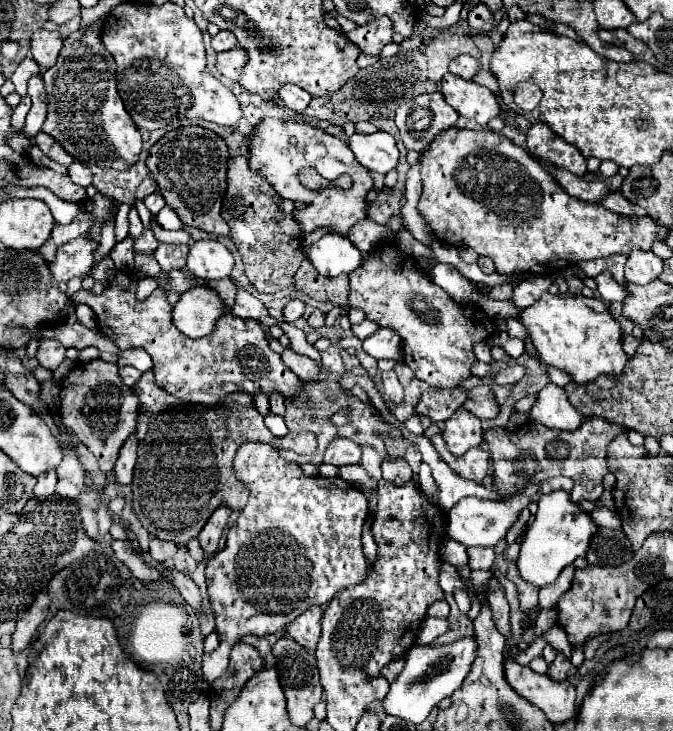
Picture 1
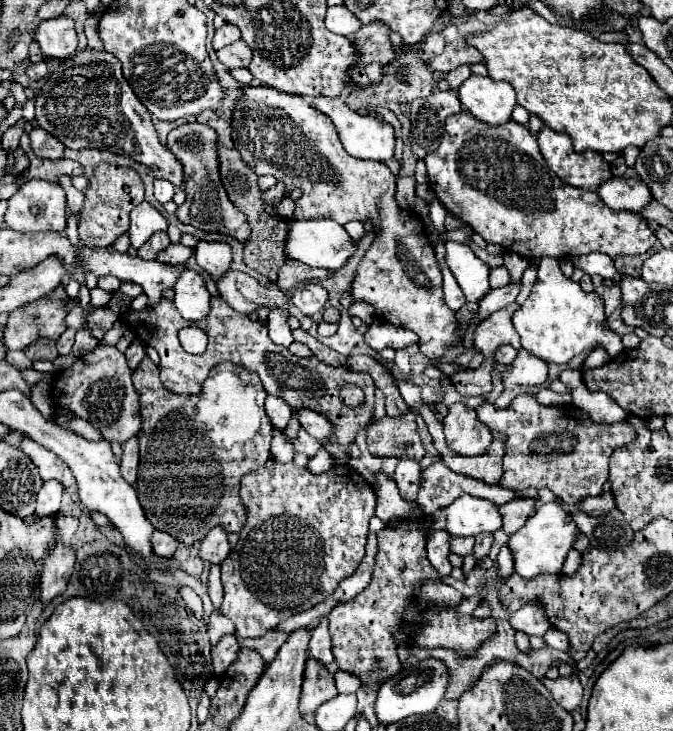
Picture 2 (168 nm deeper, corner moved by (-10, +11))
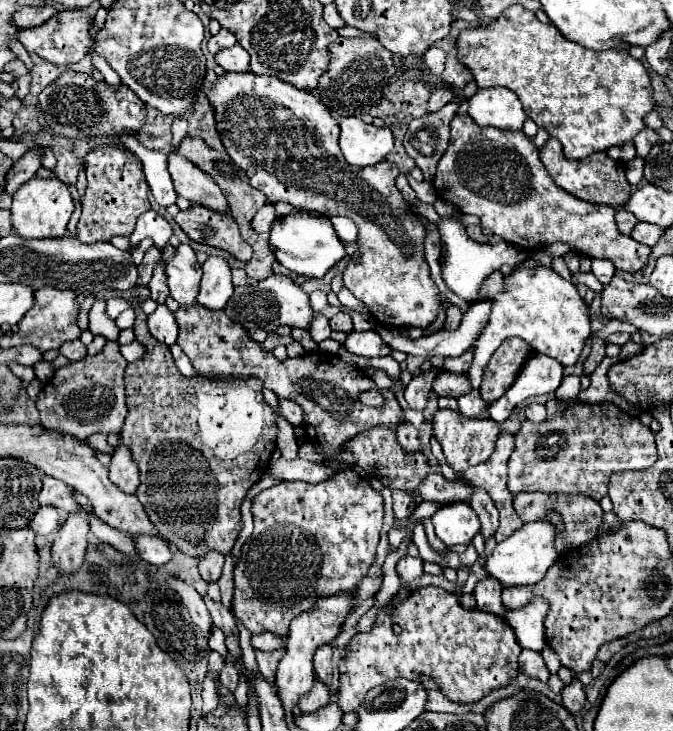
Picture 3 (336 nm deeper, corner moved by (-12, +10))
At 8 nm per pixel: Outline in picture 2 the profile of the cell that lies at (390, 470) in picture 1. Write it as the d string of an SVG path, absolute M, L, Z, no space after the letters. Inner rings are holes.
M398 461L394 479L398 483L400 495L406 501L416 501L416 495L418 495L418 489L420 489L420 475L422 475L422 469L420 469L418 463L414 463L414 461Z

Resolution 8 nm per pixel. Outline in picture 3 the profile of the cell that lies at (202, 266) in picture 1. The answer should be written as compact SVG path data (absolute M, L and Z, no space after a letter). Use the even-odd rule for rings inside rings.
M210 256L202 266L204 276L200 282L198 304L208 310L222 310L234 292L232 274L224 258Z

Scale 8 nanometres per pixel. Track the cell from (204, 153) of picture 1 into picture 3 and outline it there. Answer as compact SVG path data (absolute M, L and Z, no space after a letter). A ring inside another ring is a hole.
M192 204L188 210L178 212L174 216L174 222L186 232L190 240L198 244L226 250L244 264L252 258L250 244L242 240L238 224L228 214L218 214L200 204Z

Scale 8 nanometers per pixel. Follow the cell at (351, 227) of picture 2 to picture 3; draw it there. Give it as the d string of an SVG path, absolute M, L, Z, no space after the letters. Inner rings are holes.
M334 216L330 218L338 238L346 244L346 242L356 242L356 224L350 220L350 218L344 218L344 216Z

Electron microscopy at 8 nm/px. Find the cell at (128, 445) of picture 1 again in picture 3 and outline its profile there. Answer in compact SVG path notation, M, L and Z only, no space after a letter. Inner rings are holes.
M120 446L112 454L110 462L110 480L114 486L118 486L126 494L134 494L138 488L138 466L132 460L132 454L126 446Z

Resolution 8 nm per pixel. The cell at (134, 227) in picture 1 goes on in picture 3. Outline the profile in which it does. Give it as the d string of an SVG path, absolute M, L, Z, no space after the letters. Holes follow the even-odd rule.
M148 210L136 222L136 228L130 236L130 250L134 250L144 238L152 238L154 246L164 248L168 244L170 236L172 236L172 226L168 224L168 220L164 216L160 216L158 212Z

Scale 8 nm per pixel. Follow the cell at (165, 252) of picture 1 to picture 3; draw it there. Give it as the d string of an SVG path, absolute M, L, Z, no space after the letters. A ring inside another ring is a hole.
M158 264L154 268L154 276L152 276L148 288L150 288L150 298L154 302L158 302L158 304L164 304L166 302L166 298L168 298L168 286L166 286L166 276L164 276L162 264Z

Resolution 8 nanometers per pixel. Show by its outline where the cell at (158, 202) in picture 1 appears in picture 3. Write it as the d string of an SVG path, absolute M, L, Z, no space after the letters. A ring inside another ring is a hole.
M125 132L118 134L120 141L136 154L142 162L144 162L144 174L146 174L146 182L150 186L150 192L154 196L154 200L160 206L170 206L176 202L178 194L174 190L170 172L168 172L168 160L166 154L162 152L154 152L143 146L138 138L129 136Z

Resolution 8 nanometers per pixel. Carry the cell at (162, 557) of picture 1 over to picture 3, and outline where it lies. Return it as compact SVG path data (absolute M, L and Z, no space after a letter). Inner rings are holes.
M138 536L136 538L136 552L150 566L162 566L172 558L170 546L158 536Z

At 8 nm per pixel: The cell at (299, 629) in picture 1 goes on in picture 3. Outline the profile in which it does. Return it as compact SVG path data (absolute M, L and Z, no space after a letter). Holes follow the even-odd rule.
M322 646L316 652L316 656L314 656L314 672L316 672L320 682L324 682L326 686L330 684L330 678L332 678L332 648L330 646Z

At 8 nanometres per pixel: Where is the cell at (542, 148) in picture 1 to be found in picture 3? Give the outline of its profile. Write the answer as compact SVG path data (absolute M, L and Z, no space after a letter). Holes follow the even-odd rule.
M550 138L540 150L540 158L548 174L560 188L584 202L620 208L624 206L624 202L628 202L628 194L632 194L632 186L624 176L624 164L612 160L606 152L596 152L581 160L568 160L562 154L560 142L556 142L556 138Z

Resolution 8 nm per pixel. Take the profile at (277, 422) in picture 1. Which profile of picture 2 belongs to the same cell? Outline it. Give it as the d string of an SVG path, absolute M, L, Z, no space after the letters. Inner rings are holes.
M274 429L274 437L272 437L272 457L286 463L294 459L294 447L286 437L286 429Z

